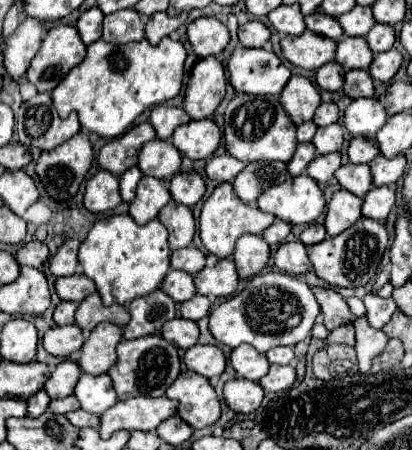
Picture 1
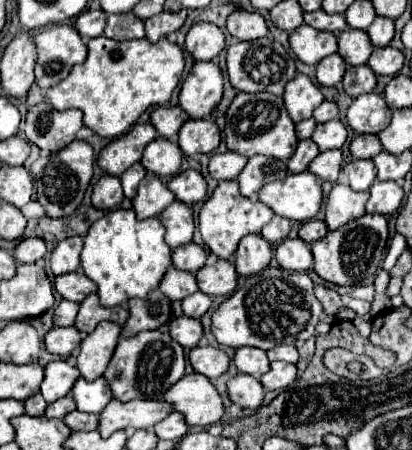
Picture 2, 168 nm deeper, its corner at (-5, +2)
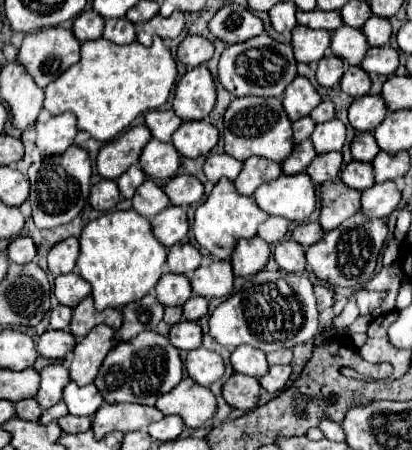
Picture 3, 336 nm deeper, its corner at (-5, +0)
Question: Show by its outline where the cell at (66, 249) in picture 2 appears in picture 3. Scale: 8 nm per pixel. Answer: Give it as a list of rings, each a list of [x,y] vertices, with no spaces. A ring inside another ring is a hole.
[[[66,238],[66,240],[58,242],[48,252],[48,270],[52,272],[52,276],[60,276],[60,274],[72,272],[74,266],[76,266],[78,250],[80,250],[78,238]]]

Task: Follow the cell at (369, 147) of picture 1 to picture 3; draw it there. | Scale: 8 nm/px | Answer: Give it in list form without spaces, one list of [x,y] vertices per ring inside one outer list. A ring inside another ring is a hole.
[[[358,132],[350,144],[350,150],[354,160],[360,160],[360,162],[372,162],[374,156],[380,152],[376,138],[370,132]]]

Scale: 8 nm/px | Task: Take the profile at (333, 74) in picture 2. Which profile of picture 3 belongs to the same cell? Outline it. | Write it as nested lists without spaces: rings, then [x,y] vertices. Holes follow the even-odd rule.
[[[326,54],[324,58],[318,60],[318,68],[316,68],[316,80],[330,88],[330,86],[336,86],[340,82],[344,74],[344,62],[338,58],[338,56],[332,56],[332,54]]]

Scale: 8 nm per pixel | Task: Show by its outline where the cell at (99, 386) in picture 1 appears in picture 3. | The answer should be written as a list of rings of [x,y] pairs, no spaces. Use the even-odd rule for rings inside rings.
[[[70,382],[64,388],[62,402],[68,406],[68,412],[74,416],[92,416],[100,408],[102,396],[98,394],[94,384],[74,386],[74,382]]]

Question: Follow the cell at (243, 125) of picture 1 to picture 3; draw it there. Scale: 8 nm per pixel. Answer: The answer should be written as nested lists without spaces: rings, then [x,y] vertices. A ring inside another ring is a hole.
[[[236,98],[224,114],[224,150],[244,162],[248,156],[262,156],[274,162],[284,162],[294,148],[292,126],[278,98]]]

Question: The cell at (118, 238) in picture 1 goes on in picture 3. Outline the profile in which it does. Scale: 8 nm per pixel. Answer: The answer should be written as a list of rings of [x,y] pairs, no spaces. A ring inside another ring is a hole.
[[[112,210],[90,220],[80,234],[78,274],[92,286],[96,310],[122,308],[146,296],[162,276],[166,248],[154,238],[150,222],[134,210]]]

